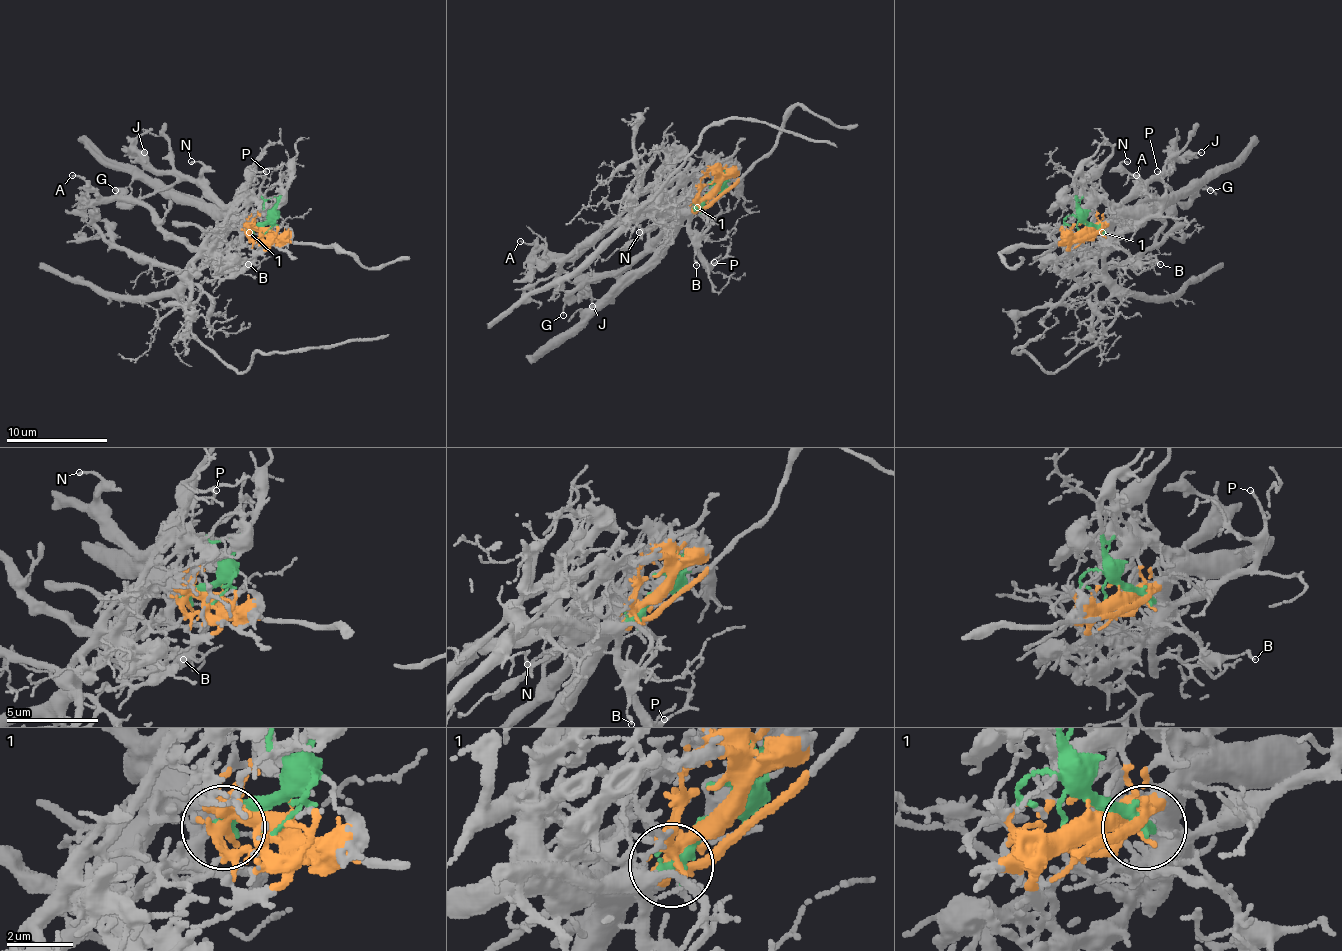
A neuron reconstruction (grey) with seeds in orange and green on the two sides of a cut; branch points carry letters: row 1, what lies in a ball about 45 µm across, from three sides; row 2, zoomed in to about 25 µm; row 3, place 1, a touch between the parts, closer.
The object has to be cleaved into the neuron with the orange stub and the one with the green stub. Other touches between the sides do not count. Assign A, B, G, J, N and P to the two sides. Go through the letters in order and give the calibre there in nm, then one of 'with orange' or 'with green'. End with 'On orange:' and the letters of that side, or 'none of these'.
A: calibre 120 nm; with orange
B: calibre 160 nm; with green
G: calibre 110 nm; with orange
J: calibre 150 nm; with orange
N: calibre 140 nm; with orange
P: calibre 120 nm; with green
On orange: A, G, J, N

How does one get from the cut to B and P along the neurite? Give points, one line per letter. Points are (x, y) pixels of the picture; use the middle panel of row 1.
B: (717, 189), (692, 212), (697, 210), (707, 220), (707, 230), (695, 248), (697, 266)
P: (717, 189), (692, 212), (689, 235), (707, 263), (707, 271), (715, 263)

